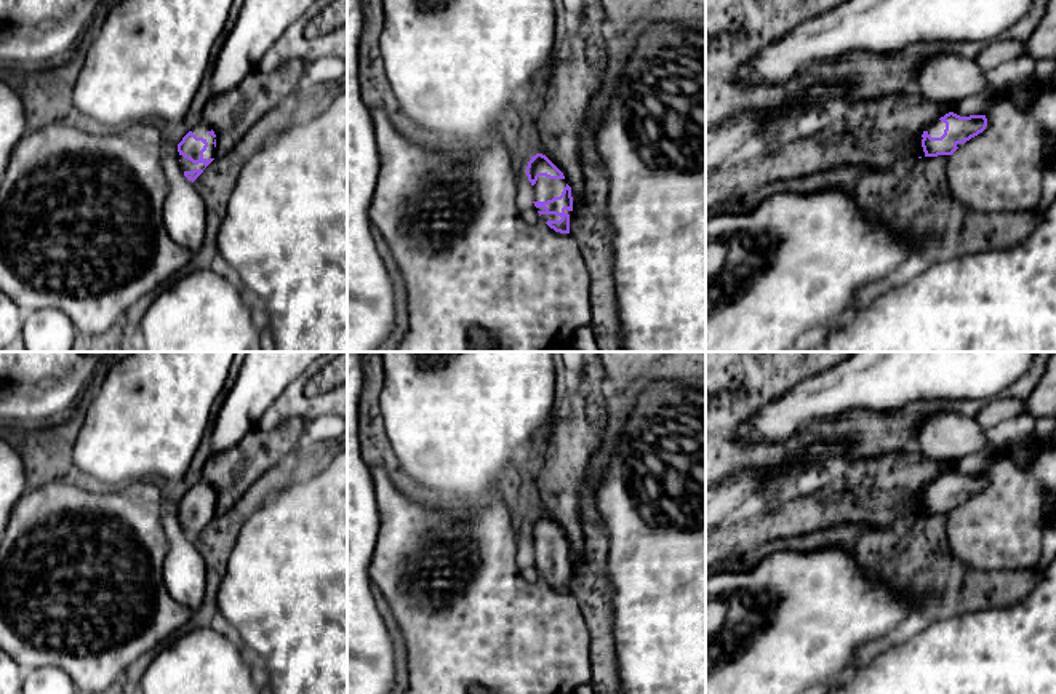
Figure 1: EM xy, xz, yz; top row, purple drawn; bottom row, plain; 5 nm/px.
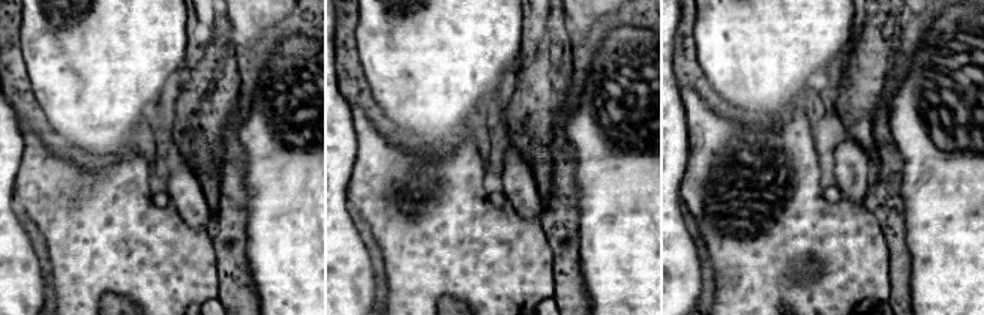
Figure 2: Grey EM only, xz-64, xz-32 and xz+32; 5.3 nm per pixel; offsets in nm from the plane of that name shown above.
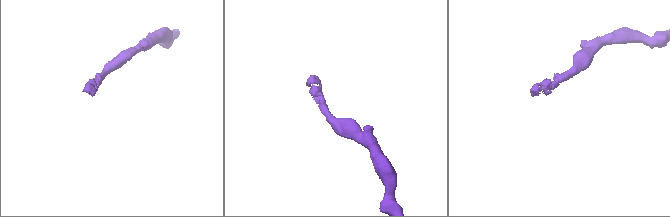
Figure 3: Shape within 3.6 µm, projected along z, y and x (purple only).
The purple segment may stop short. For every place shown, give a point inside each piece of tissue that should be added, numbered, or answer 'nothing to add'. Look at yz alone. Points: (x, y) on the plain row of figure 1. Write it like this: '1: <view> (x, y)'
1: yz (936, 486)

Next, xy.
1: xy (186, 523)

